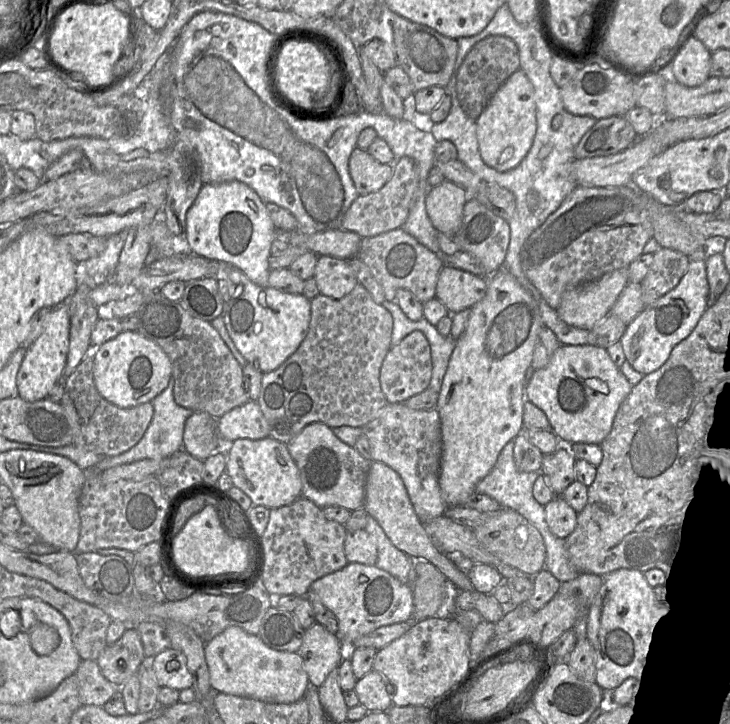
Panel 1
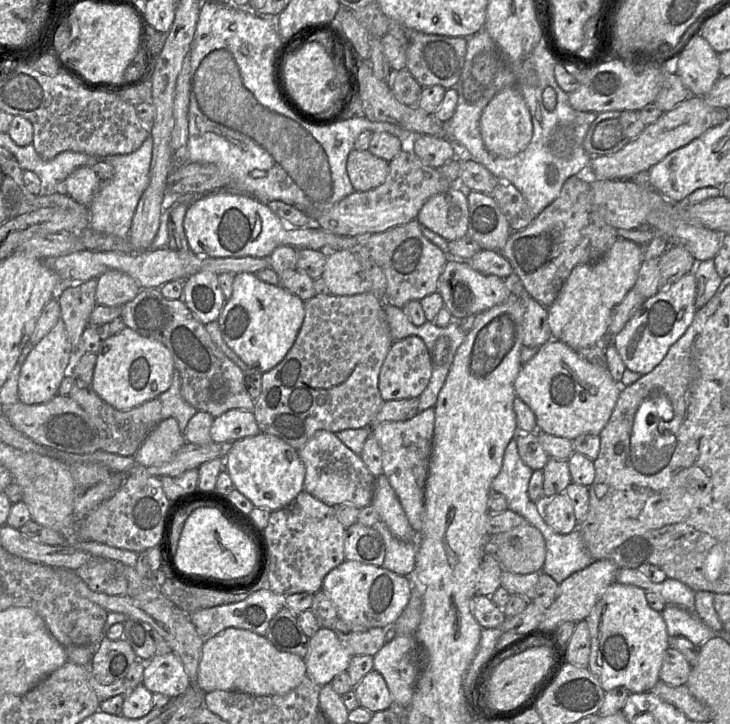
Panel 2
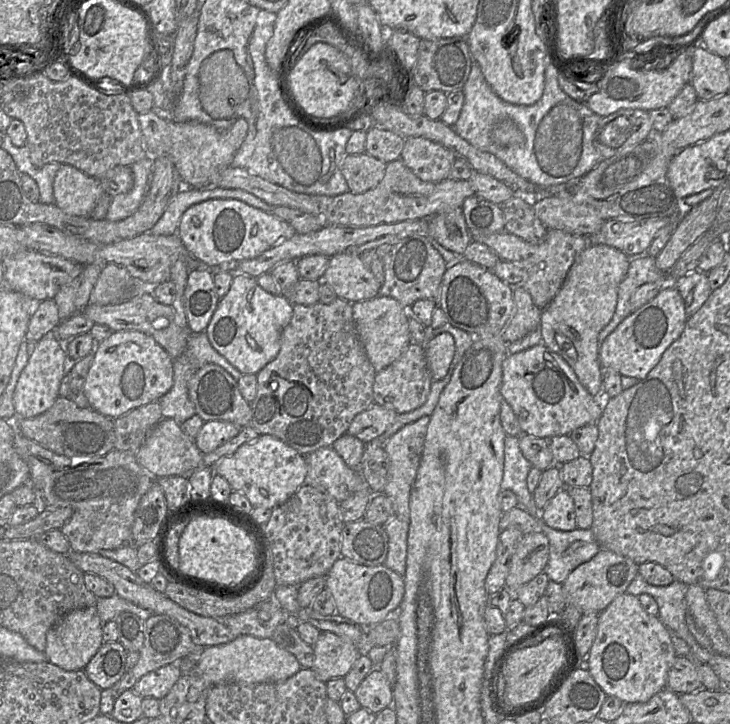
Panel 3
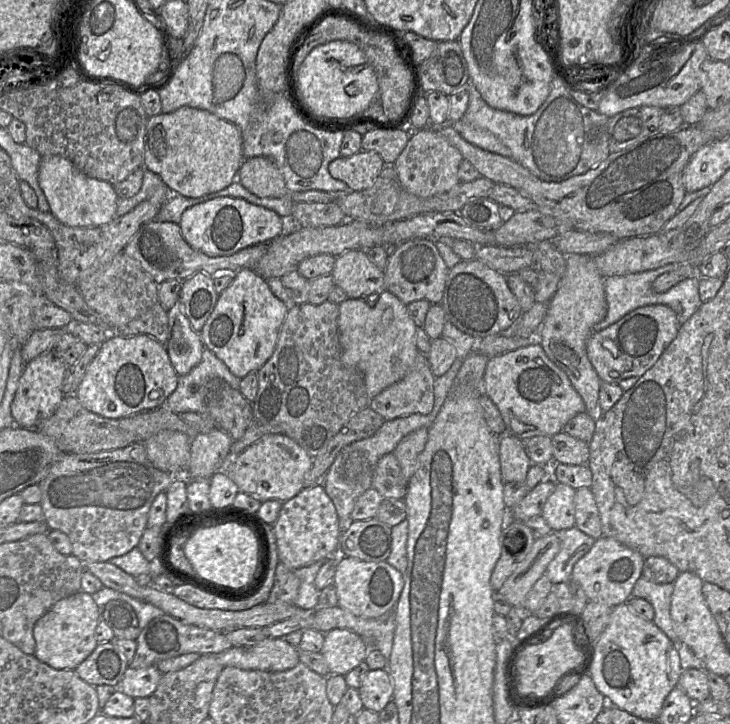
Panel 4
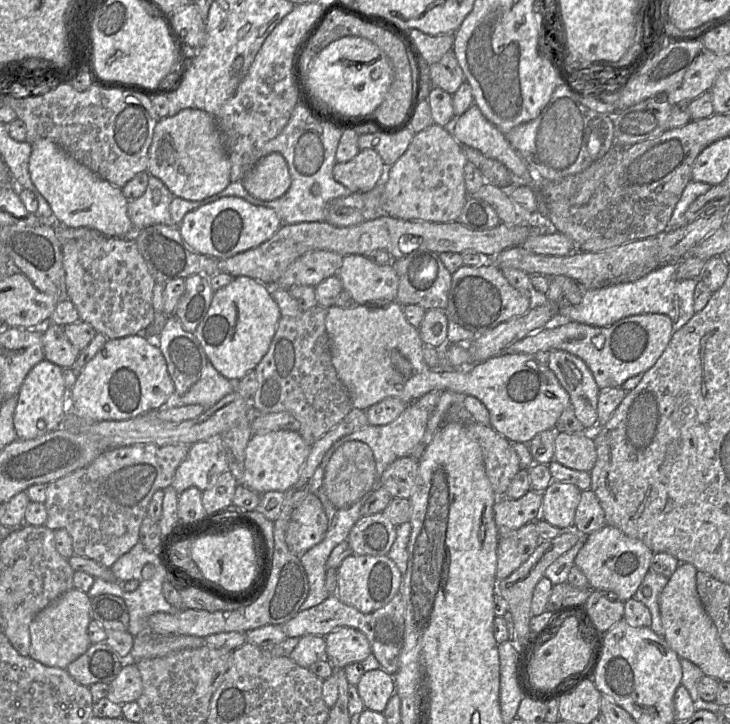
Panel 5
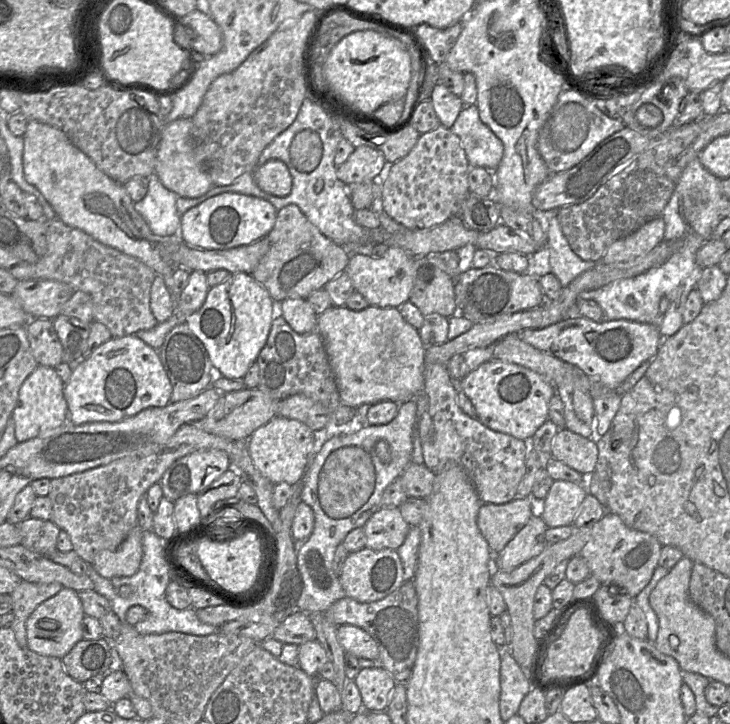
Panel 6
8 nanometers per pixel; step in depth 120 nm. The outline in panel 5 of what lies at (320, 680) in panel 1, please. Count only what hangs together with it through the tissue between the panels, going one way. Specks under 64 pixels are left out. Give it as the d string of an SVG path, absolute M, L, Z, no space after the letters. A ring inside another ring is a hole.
M336 627L325 636L326 658L336 669L344 669L354 662L362 662L371 653L367 637L351 627Z

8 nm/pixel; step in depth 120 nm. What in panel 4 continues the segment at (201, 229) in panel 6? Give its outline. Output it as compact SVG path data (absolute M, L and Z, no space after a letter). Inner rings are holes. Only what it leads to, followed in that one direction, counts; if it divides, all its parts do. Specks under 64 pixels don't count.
M219 197L186 209L180 220L185 241L209 256L229 256L238 251L279 237L287 230L287 221L275 211L249 203L242 198Z

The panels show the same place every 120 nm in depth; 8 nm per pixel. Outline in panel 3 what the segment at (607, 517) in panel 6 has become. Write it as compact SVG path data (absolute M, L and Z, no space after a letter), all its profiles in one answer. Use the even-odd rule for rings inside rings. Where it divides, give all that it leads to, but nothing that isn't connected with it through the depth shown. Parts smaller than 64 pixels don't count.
M600 549L589 561L575 568L564 581L566 605L572 604L583 613L601 613L618 595L625 593L638 574L638 564L613 551Z

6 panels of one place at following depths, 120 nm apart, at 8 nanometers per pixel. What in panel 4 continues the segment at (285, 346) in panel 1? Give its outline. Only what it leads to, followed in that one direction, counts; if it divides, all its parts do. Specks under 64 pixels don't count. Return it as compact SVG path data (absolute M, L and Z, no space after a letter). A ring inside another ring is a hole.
M242 269L239 273L235 274L233 282L219 294L216 305L199 334L203 345L211 350L221 361L223 361L233 375L242 379L249 373L257 372L272 356L276 347L280 328L287 316L288 311L289 308L272 293L266 279L256 273L253 269Z

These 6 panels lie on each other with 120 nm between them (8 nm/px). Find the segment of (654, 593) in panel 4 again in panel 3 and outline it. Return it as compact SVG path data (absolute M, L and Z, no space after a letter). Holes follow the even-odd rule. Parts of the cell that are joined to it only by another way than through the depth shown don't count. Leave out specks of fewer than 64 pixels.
M637 574L626 589L626 592L639 596L646 593L652 596L658 605L658 617L663 624L676 635L683 639L690 647L690 652L705 663L709 661L712 650L705 649L686 624L687 604L685 594L688 585L674 580L667 586L651 585Z

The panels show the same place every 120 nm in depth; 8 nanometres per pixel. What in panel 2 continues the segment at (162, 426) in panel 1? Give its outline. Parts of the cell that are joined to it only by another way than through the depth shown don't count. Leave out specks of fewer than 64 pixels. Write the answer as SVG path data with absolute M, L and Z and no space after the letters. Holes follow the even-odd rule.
M174 369L170 387L157 398L161 402L161 420L175 418L179 431L184 434L189 420L198 411L188 404L180 394L181 377L179 371Z

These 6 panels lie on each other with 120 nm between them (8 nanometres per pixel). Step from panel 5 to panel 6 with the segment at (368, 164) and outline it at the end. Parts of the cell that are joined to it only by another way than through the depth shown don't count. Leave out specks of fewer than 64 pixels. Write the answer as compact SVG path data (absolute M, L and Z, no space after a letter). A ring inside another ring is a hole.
M369 146L355 147L348 159L337 167L337 176L347 186L373 181L385 162L381 151Z

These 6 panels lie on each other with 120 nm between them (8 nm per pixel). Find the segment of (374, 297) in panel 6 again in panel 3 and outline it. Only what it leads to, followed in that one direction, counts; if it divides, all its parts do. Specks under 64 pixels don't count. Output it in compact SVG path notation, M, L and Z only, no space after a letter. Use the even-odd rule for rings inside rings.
M340 253L330 257L323 281L329 284L338 298L349 302L373 298L382 286L360 255Z

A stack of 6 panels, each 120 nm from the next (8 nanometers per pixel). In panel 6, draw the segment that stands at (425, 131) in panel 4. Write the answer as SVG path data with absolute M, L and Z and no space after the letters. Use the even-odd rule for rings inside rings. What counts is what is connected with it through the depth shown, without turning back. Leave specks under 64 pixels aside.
M442 124L421 134L416 145L402 159L392 164L382 186L379 207L408 229L430 228L460 216L470 194L470 165L460 139Z

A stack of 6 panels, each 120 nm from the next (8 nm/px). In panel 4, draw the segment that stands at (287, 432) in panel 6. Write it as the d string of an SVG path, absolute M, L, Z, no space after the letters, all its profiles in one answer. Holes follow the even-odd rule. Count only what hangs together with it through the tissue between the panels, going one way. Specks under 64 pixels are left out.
M269 434L248 446L238 456L233 456L224 468L238 487L260 502L279 500L282 503L296 496L303 488L306 473L311 469L313 458L293 439L285 434Z

